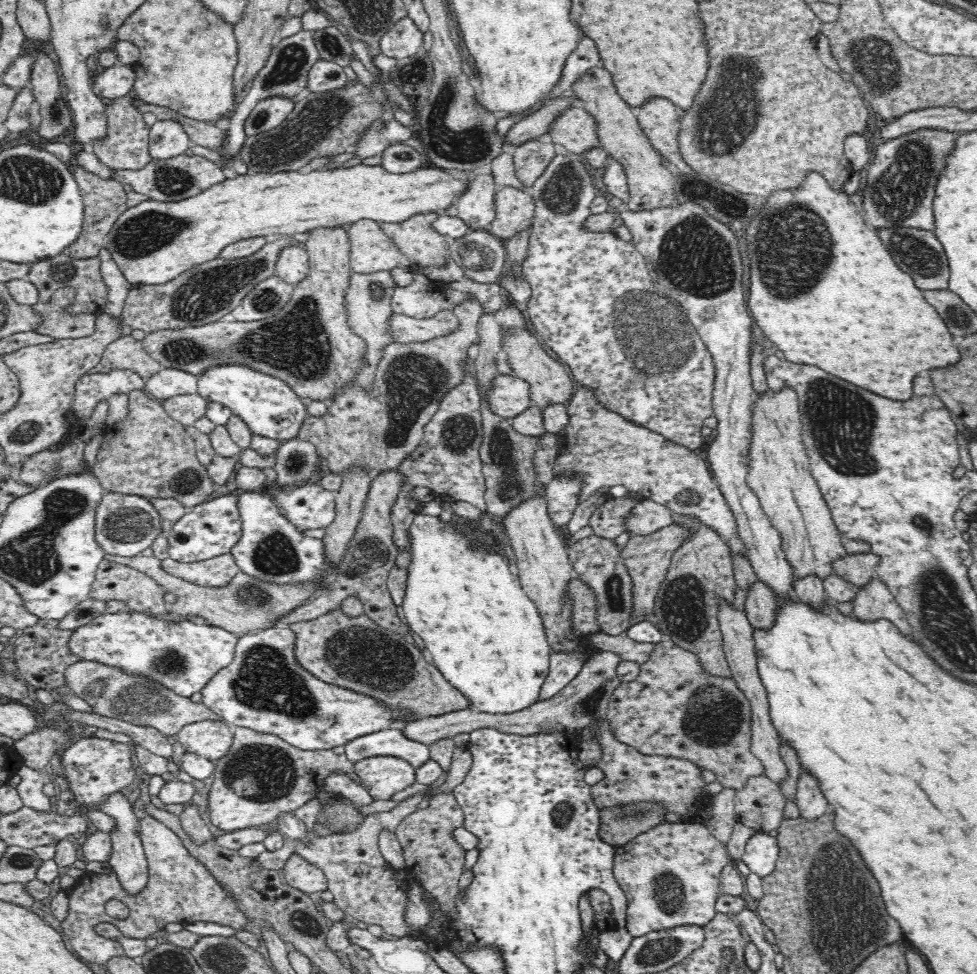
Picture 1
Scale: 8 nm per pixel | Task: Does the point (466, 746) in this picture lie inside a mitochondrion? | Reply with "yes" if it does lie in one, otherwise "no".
no

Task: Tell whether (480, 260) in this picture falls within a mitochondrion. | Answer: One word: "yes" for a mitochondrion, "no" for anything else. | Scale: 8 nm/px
yes

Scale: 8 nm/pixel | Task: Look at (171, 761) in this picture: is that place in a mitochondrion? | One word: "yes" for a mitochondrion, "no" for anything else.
no

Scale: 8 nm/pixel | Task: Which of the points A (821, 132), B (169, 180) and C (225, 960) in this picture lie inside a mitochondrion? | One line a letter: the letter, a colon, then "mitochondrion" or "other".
A: other
B: mitochondrion
C: mitochondrion

